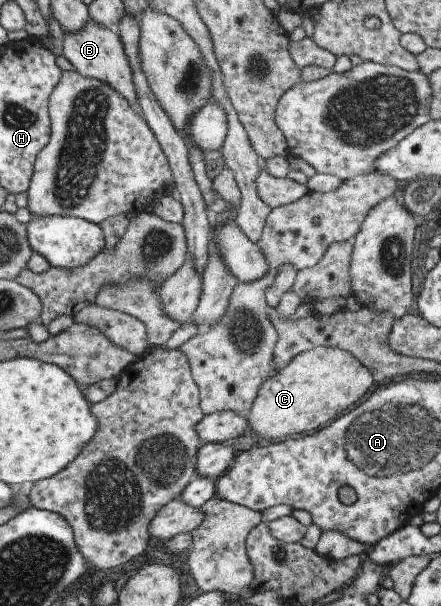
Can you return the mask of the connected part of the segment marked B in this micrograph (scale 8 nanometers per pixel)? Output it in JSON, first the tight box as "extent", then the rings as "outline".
{"extent":[61,17,139,112],"outline":[[[88,17],[79,31],[64,33],[61,51],[63,57],[72,65],[72,69],[82,78],[95,78],[104,81],[115,91],[118,91],[128,101],[132,109],[139,112],[128,59],[115,30],[95,23]]]}

